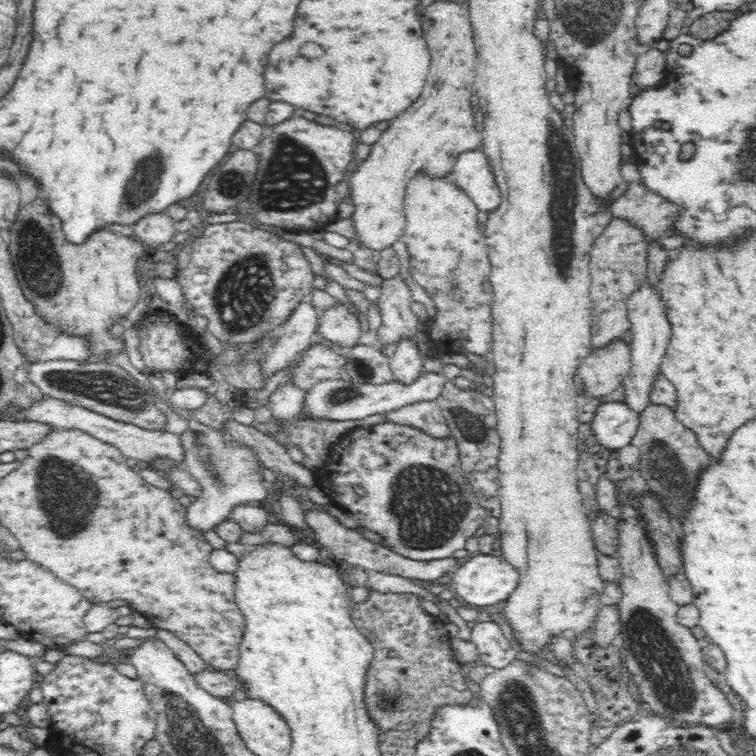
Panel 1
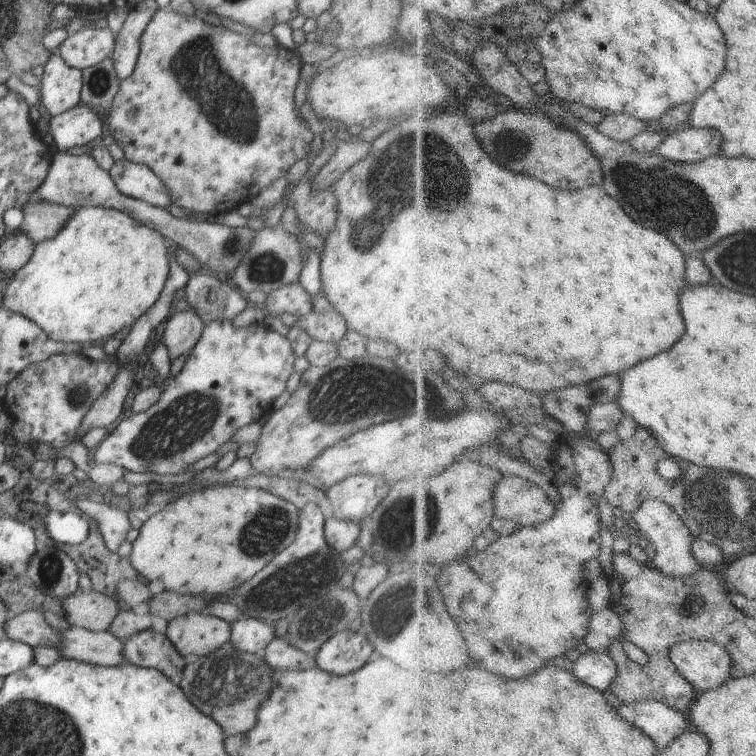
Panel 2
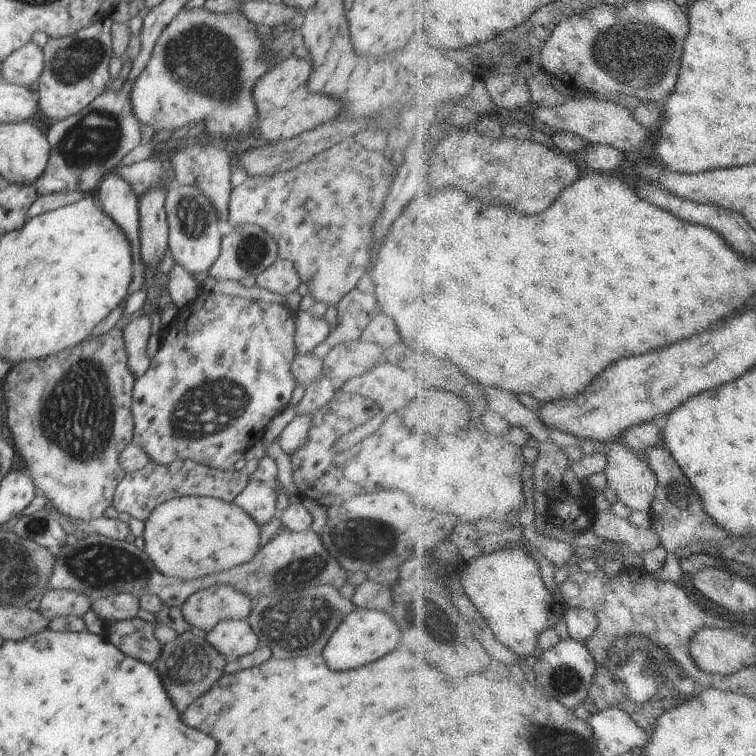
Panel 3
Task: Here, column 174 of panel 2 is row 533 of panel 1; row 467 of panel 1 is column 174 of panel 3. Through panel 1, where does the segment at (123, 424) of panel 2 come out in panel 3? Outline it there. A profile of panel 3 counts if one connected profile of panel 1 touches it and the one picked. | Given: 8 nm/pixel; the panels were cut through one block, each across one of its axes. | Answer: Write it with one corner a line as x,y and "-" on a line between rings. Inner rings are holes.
205,292
198,296
191,303
185,304
176,314
177,319
163,329
161,335
161,347
154,354
154,359
150,362
148,370
140,378
135,379
133,386
131,411
134,418
135,426
132,434
132,444
140,446
154,464
167,465
172,464
175,460
194,460
198,464
204,464
210,468
218,470
232,471
234,464
254,444
260,442
264,436
267,424
280,414
290,398
294,394
296,378
291,372
292,361
295,358
295,343
293,342
294,330
296,328
295,313
282,303
272,303
262,300
248,300
248,298
235,297
222,293

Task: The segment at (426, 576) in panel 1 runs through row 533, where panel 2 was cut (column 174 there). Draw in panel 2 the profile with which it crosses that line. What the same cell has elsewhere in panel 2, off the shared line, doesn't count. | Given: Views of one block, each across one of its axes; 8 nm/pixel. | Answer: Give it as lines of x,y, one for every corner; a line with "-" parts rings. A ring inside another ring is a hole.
192,308
182,312
173,311
166,320
162,343
170,352
170,360
190,356
196,346
206,322

